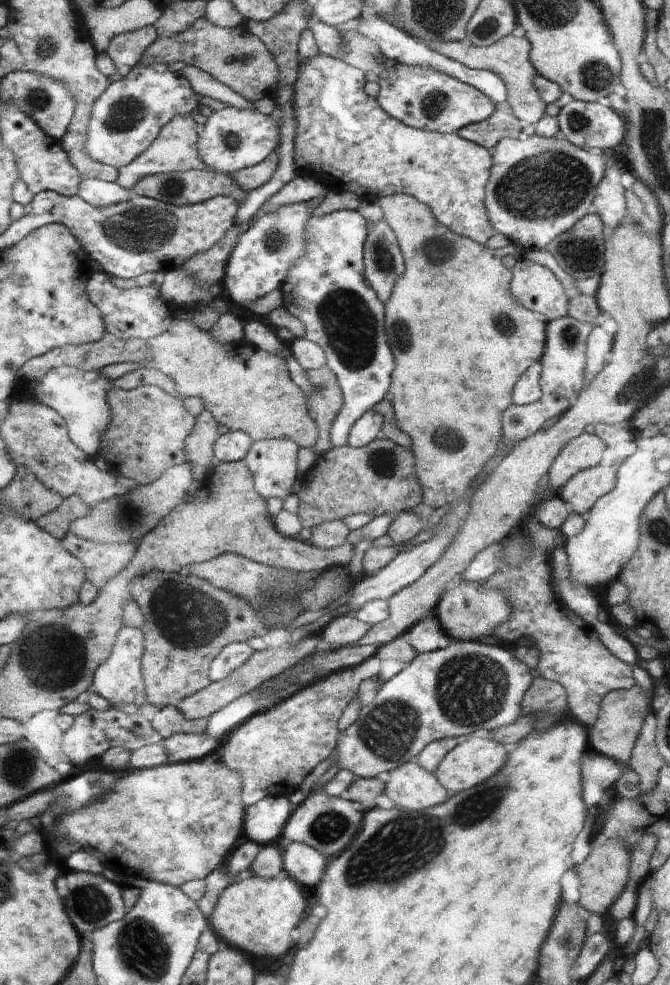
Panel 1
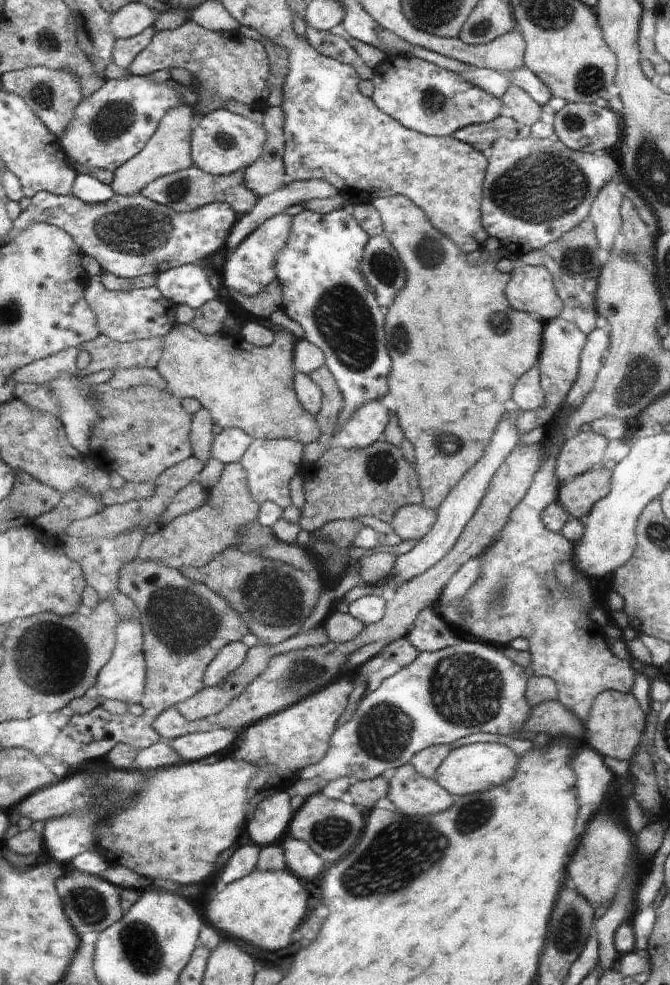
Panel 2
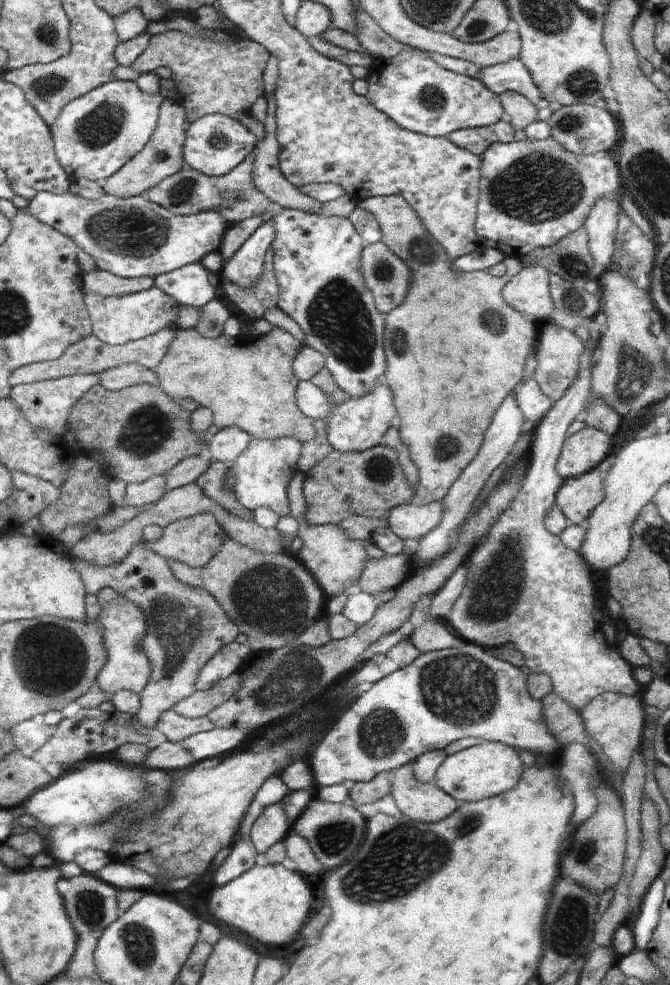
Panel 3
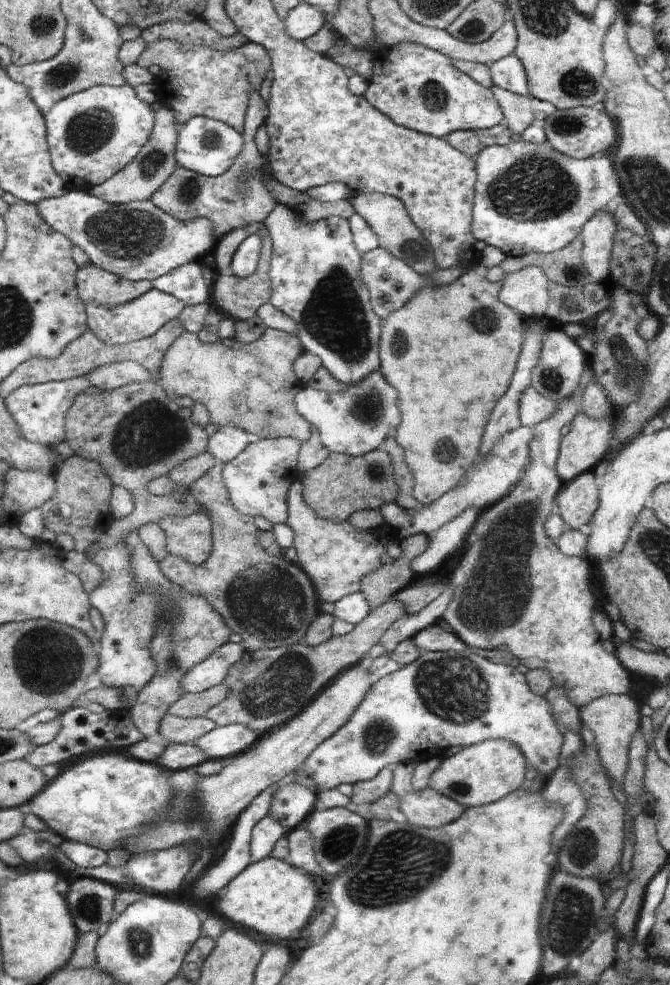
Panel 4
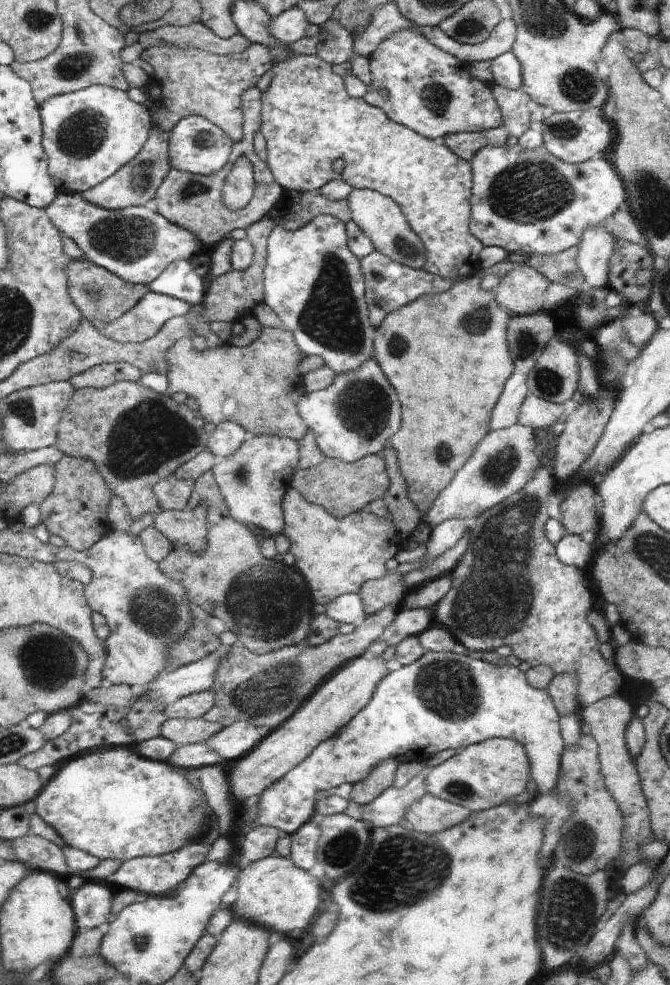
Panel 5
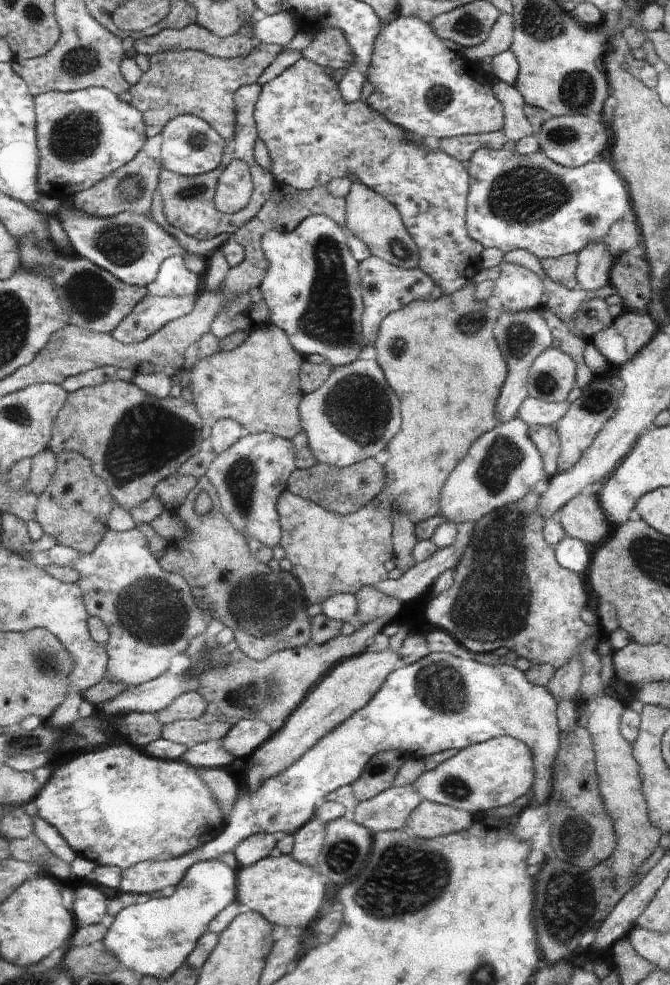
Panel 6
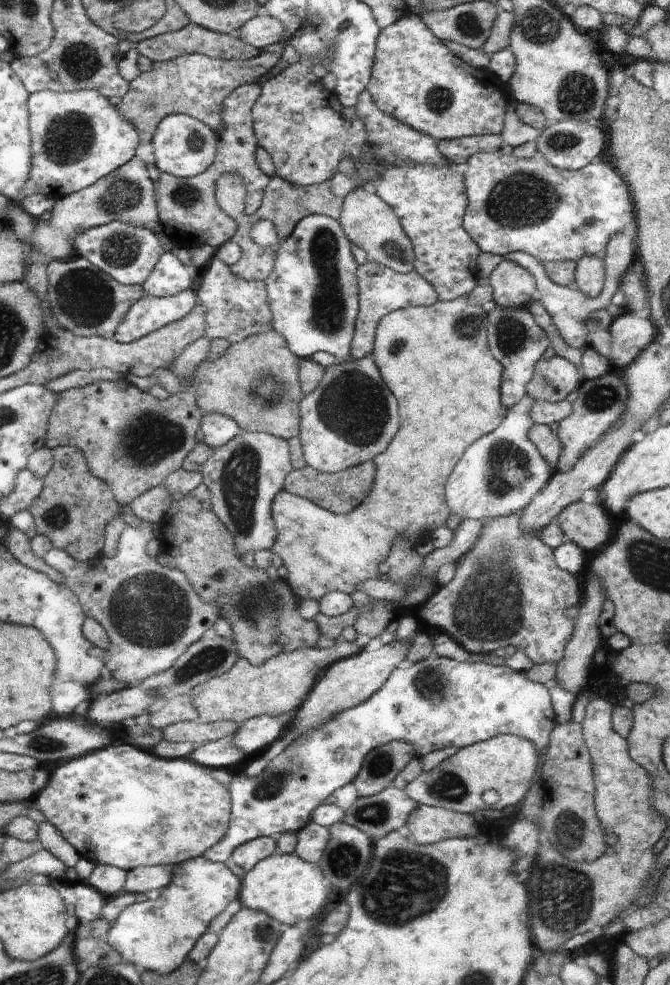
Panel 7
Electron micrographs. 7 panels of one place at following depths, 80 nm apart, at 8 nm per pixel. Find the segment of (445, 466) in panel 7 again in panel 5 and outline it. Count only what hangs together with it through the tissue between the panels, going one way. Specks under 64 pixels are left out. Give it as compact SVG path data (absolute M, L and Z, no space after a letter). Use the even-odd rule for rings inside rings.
M478 270L472 276L456 281L448 290L440 294L419 296L406 306L388 314L375 330L375 337L373 338L374 359L378 360L377 363L380 364L382 372L386 374L388 382L396 388L398 398L400 398L400 404L402 404L402 426L390 438L390 444L398 452L397 461L399 462L401 473L407 482L407 497L421 512L421 518L430 510L432 503L436 500L440 492L450 484L452 477L468 462L468 458L474 454L478 442L488 434L488 428L490 428L490 412L492 412L494 404L498 402L498 398L502 394L502 386L504 386L506 378L510 378L510 375L513 373L513 360L511 354L508 354L508 340L506 340L506 328L511 319L511 314L496 302L494 290L484 290L481 287L482 278L483 272L482 270ZM292 488L285 492L282 506L285 518L282 533L290 538L294 567L304 576L314 605L327 605L340 595L358 593L364 582L384 576L386 562L402 549L392 522L367 509L339 519L330 516L321 506L304 500Z

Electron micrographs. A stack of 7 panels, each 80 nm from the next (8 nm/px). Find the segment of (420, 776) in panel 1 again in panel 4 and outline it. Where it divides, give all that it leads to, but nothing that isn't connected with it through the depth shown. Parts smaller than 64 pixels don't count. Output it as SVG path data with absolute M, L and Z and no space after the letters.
M414 763L392 766L391 790L399 799L399 810L404 813L407 821L426 828L455 821L465 808L430 786L422 790L414 790L411 785L414 769Z

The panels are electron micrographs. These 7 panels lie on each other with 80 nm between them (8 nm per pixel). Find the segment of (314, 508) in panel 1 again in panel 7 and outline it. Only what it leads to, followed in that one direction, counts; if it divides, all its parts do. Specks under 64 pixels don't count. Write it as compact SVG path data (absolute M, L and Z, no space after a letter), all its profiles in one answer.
M366 461L349 469L335 473L323 473L322 471L306 466L301 469L292 469L285 478L284 490L286 492L307 498L320 508L333 513L348 514L371 493L375 483L375 462Z

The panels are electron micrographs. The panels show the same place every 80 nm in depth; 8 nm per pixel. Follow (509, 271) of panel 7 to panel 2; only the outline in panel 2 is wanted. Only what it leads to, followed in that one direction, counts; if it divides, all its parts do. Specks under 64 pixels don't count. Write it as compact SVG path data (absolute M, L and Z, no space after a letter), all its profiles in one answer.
M516 262L514 268L511 270L510 282L508 282L508 302L512 304L512 308L524 310L524 312L532 313L545 323L551 321L563 312L563 302L557 297L556 289L554 288L552 275L546 267L538 265L525 265L522 262Z

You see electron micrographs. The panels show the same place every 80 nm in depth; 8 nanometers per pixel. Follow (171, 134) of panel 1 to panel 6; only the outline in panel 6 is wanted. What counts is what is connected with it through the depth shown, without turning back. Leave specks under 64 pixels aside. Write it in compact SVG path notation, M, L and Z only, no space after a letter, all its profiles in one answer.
M144 151L132 158L110 176L103 178L98 184L76 193L70 199L70 204L99 217L115 217L120 213L147 214L158 184L158 174L163 169L162 162L147 155Z

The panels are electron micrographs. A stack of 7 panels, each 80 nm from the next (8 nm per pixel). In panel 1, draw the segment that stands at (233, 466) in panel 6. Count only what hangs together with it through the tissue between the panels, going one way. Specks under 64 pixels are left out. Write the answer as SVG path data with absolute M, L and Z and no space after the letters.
M290 439L252 441L243 461L252 473L254 488L260 496L266 499L276 496L283 500L292 494L299 448L299 444Z

